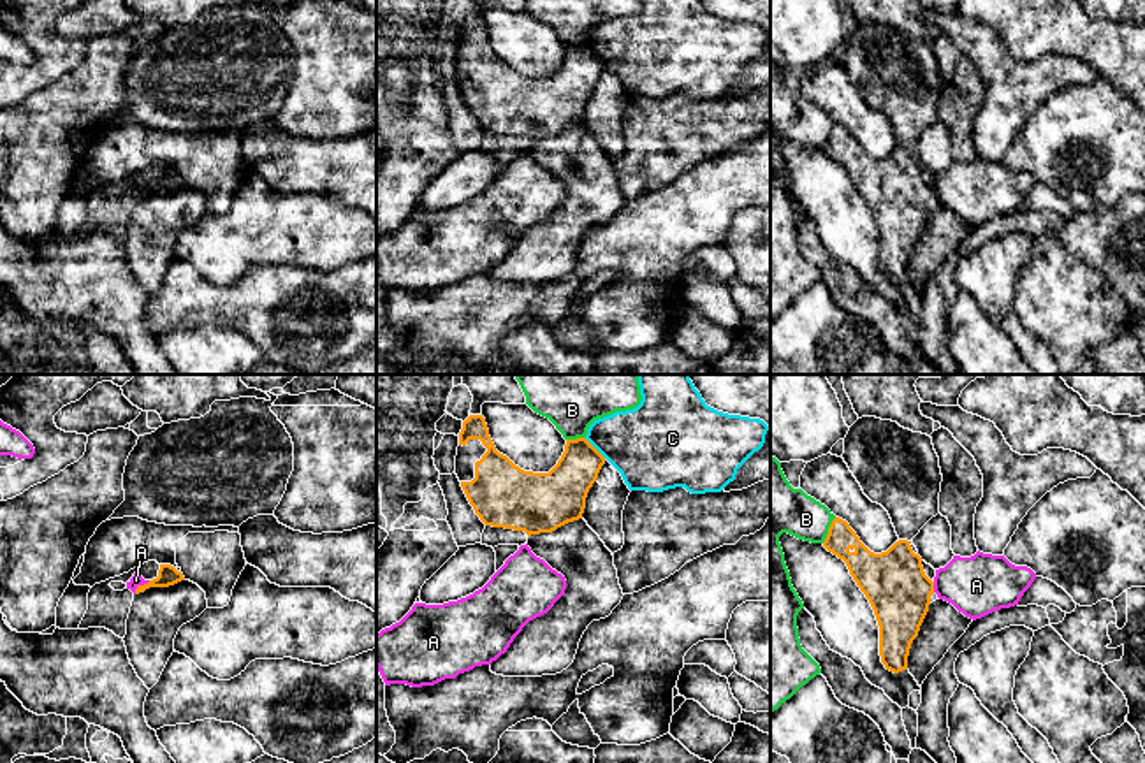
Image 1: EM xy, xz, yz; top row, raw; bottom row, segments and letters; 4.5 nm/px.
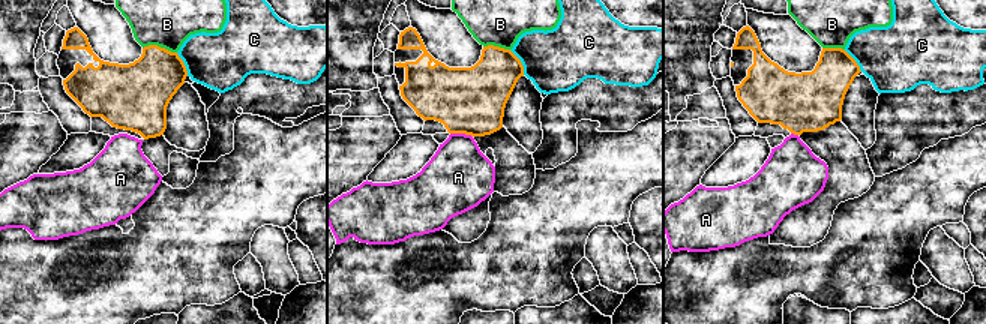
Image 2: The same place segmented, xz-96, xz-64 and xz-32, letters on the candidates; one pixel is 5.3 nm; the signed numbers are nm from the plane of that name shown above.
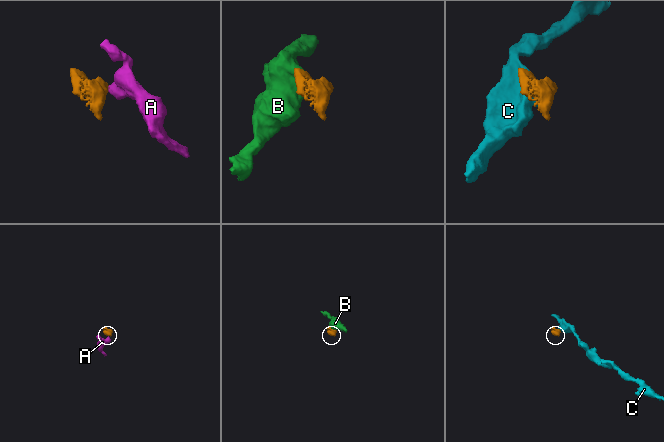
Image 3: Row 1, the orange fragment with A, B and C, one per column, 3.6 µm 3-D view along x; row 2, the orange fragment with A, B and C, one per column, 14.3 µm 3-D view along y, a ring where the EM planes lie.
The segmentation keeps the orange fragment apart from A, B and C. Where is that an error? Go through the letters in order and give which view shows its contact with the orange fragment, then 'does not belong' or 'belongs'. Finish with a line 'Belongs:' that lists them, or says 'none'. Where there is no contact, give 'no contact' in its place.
A: contact in xy; does not belong
B: contact in yz; does not belong
C: contact in xz; does not belong
Belongs: none

